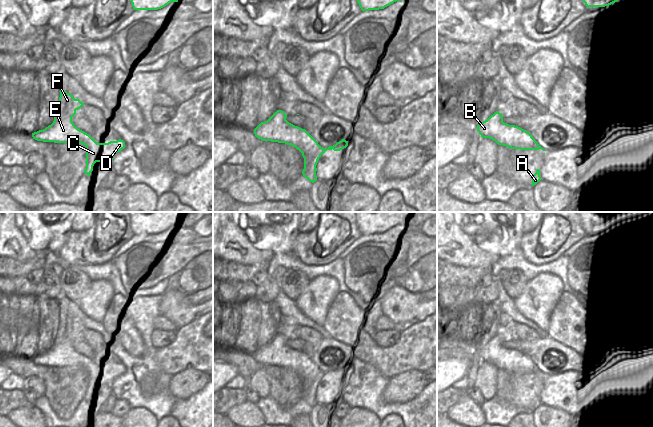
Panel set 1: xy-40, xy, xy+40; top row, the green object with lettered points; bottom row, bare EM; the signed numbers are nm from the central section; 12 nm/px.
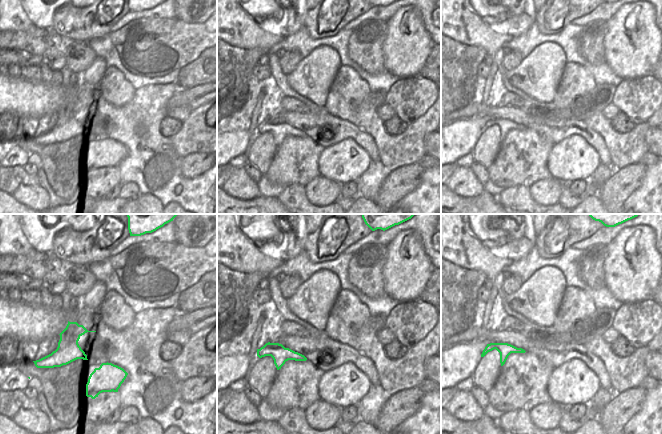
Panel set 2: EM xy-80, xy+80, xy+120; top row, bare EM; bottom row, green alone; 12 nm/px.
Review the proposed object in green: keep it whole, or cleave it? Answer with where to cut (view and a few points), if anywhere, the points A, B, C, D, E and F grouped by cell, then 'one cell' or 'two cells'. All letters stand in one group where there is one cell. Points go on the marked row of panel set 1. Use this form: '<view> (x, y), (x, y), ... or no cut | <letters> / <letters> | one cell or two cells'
no cut | A B C D E F | one cell

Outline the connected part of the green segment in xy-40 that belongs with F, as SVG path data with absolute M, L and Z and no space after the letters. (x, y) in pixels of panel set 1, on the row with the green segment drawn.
M60 87L60 97L54 121L43 130L32 133L33 139L54 143L81 143L86 146L86 168L84 173L90 176L96 162L110 163L113 156L125 148L121 139L108 143L97 143L89 134L78 129L72 117L84 103L75 99L70 93Z

